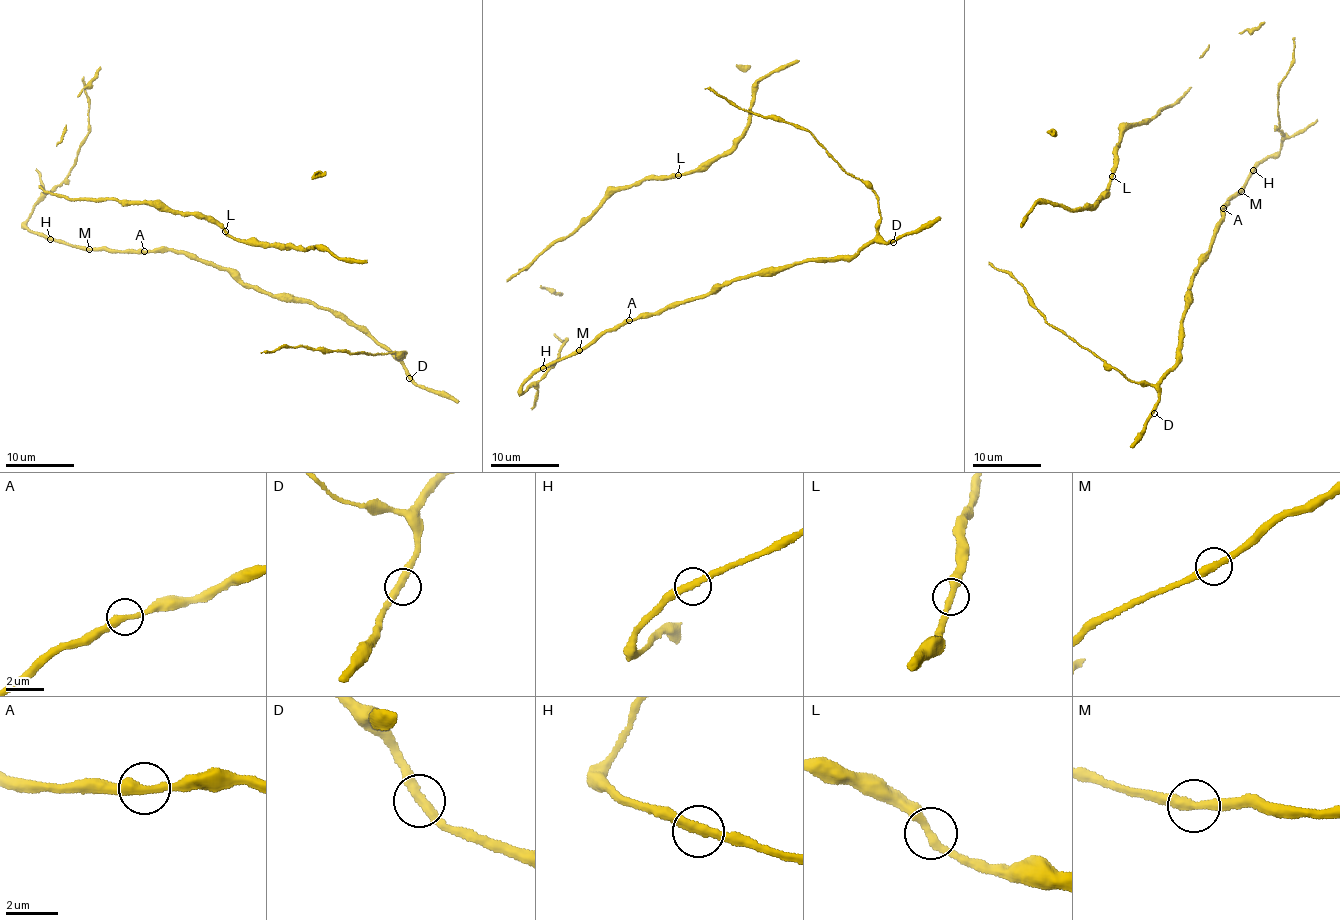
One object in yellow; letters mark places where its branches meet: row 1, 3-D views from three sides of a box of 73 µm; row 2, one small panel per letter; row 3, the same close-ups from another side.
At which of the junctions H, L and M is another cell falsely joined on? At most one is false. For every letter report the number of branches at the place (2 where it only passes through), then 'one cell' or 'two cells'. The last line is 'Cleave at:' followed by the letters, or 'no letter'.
H: branches 2; one cell
L: branches 2; one cell
M: branches 2; one cell
Cleave at: no letter

